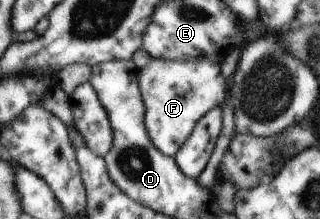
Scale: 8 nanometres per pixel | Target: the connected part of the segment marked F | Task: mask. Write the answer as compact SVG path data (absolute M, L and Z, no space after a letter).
M155 59L143 67L139 75L139 88L142 88L146 101L146 127L154 145L166 155L174 157L187 148L187 139L195 136L199 119L207 116L215 107L229 98L230 80L222 75L221 64L210 59L186 61Z

